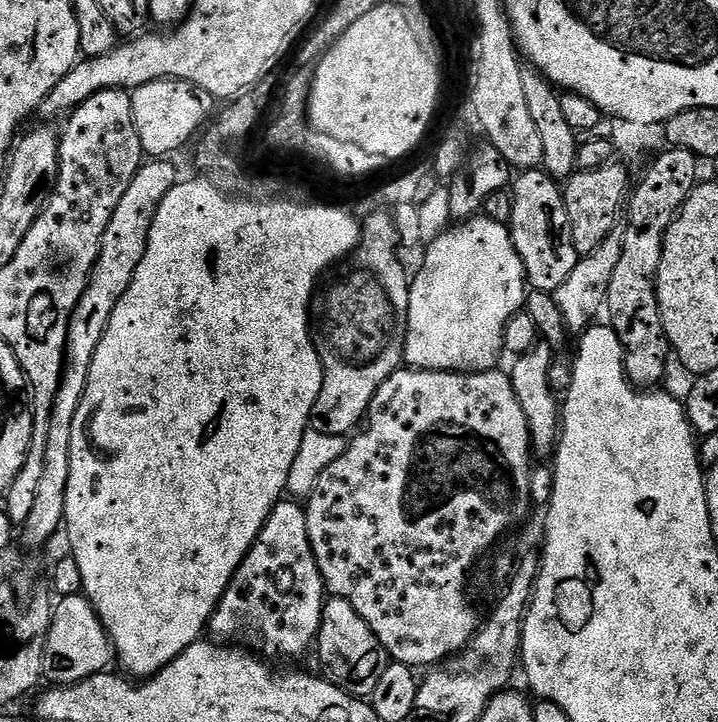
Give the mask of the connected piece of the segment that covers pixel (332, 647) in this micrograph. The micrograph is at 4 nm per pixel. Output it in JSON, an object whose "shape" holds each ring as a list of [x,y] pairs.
{"shape":[[[335,598],[325,599],[322,610],[320,634],[316,637],[315,651],[320,651],[320,664],[324,667],[323,675],[339,686],[349,696],[357,698],[371,697],[382,670],[390,663],[387,650],[378,642],[374,630],[366,626],[366,621],[358,615],[358,610],[350,602]]]}

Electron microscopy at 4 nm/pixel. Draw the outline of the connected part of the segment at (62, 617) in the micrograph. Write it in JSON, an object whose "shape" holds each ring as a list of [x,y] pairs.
{"shape":[[[65,596],[55,601],[52,621],[44,651],[45,681],[52,686],[77,684],[100,672],[109,671],[114,660],[114,649],[108,631],[102,626],[94,606],[87,596]]]}

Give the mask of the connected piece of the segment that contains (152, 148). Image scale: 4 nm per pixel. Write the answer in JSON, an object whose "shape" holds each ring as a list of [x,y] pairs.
{"shape":[[[185,80],[146,82],[146,86],[131,89],[130,95],[138,138],[145,153],[152,158],[168,158],[174,150],[185,147],[187,140],[191,141],[205,127],[208,111],[214,104],[213,97]]]}

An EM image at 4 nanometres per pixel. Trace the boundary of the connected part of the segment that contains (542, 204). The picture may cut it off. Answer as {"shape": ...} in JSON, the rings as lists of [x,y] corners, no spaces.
{"shape":[[[524,170],[515,177],[511,192],[510,231],[514,246],[522,258],[525,277],[535,291],[537,288],[540,292],[555,294],[558,286],[570,278],[574,266],[581,258],[574,250],[574,238],[561,185],[543,170]]]}

